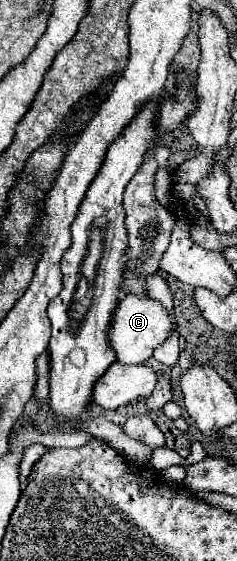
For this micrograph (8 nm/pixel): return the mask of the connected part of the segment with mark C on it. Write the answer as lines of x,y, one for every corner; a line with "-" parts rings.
126,295
118,301
118,307
112,315
110,327
108,327
108,343
110,349
116,355
116,361
120,363
146,363
152,357
152,351
168,337
172,331
172,323
164,307
150,297
136,297

